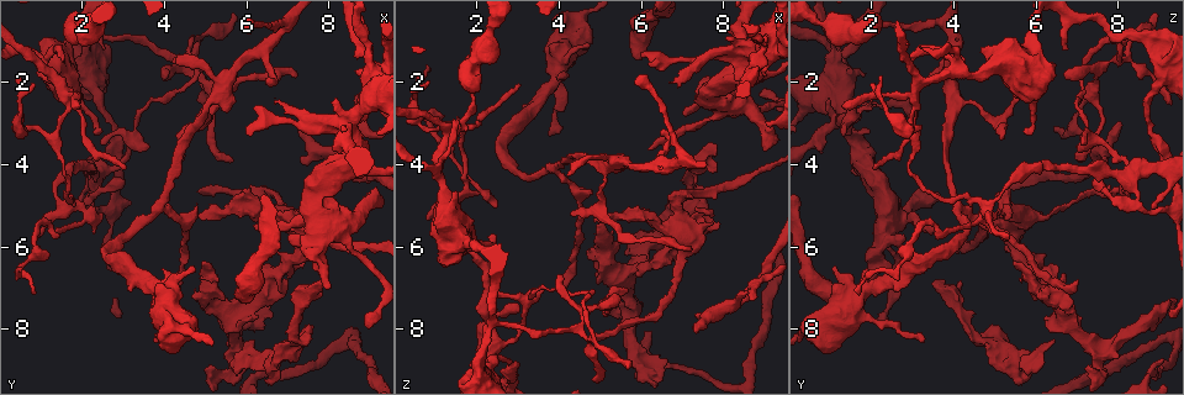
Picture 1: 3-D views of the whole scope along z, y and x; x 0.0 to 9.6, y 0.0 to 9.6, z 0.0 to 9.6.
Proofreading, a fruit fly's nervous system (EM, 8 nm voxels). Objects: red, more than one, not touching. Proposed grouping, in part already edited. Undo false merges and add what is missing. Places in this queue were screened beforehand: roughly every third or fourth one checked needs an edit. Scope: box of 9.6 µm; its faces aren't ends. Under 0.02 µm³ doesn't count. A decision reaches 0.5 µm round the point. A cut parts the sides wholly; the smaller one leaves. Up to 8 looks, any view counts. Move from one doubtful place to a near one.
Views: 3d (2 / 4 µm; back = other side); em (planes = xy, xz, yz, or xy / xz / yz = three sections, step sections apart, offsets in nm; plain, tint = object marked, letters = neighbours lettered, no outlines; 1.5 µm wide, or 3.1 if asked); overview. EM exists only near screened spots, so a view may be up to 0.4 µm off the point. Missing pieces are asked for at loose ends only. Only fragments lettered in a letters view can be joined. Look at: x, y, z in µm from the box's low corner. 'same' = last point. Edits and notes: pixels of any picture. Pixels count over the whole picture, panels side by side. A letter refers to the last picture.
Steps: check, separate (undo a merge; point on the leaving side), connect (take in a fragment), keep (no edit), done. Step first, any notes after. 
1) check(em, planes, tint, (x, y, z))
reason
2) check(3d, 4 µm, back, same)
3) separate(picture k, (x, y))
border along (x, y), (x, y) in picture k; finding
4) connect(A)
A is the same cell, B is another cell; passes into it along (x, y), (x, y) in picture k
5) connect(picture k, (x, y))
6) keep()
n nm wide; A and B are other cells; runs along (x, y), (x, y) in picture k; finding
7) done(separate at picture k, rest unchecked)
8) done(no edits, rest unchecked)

check(em, xz, step 4, tint, (7.45, 2.90, 1.50))
narrows sharply

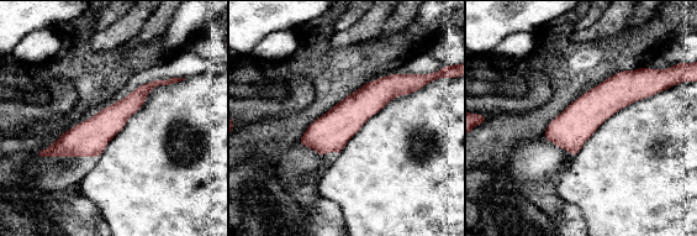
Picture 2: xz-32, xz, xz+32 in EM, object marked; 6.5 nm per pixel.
check(em, planes, letters, same)
another direction

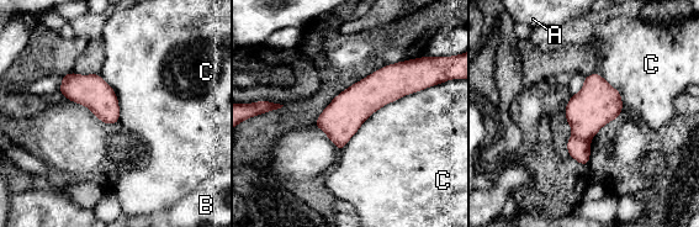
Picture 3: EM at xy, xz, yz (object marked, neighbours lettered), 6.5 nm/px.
keep()
A, B and C are other cells; runs along (418, 84), (384, 85), (318, 123) in picture 3; continuous, no second cell

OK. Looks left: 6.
check(3d, 2 µm, (2.50, 3.20, 5.70))
thin end

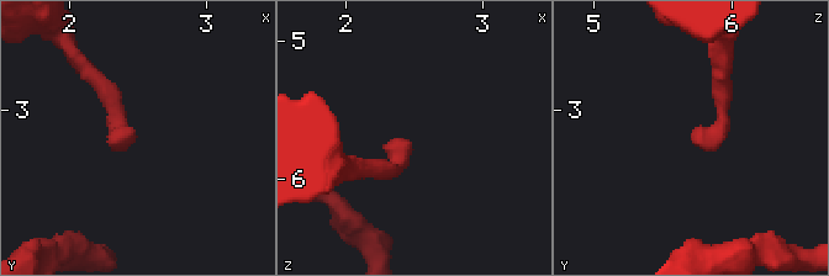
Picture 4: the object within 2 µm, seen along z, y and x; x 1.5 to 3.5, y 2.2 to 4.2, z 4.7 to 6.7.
check(em, planes, letters, (2.48, 3.14, 5.72))

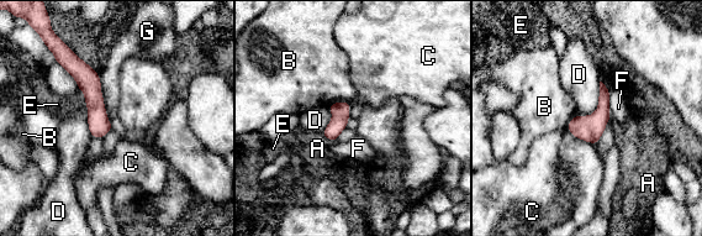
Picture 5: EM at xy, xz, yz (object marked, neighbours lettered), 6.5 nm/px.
keep()
120 nm wide; A, B, C, D, E, F and G are other cells; runs along (79, 62), (91, 88), (101, 134) in picture 5; none of them fits

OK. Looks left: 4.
check(3d, 2 µm, (1.80, 2.60, 3.10))
four arms meet

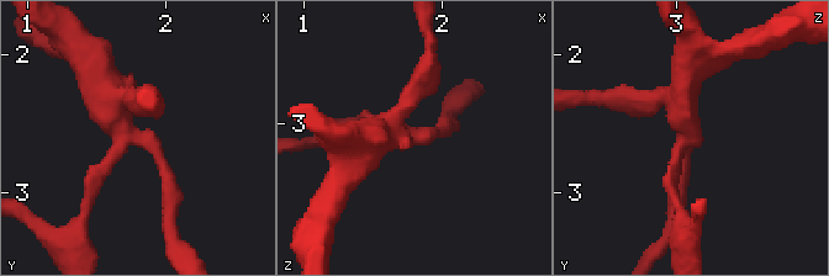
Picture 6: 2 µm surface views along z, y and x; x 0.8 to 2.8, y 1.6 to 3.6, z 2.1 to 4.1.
check(em, planes, letters, (1.78, 2.62, 3.10))
4 arms; now the EM

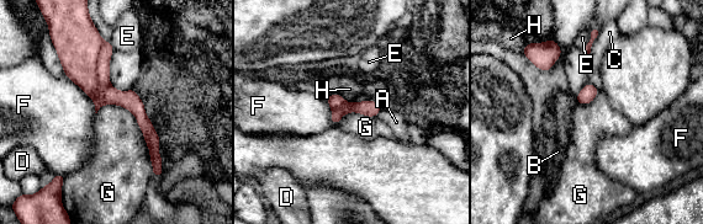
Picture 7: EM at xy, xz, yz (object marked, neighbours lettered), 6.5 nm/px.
keep()
G touches over 550 nm; A, B, C, D, E, F, G and H are other cells; runs along (93, 28), (93, 75), (139, 113), (154, 160) in picture 7; all the same cell

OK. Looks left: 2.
done(no edits, rest unchecked)

